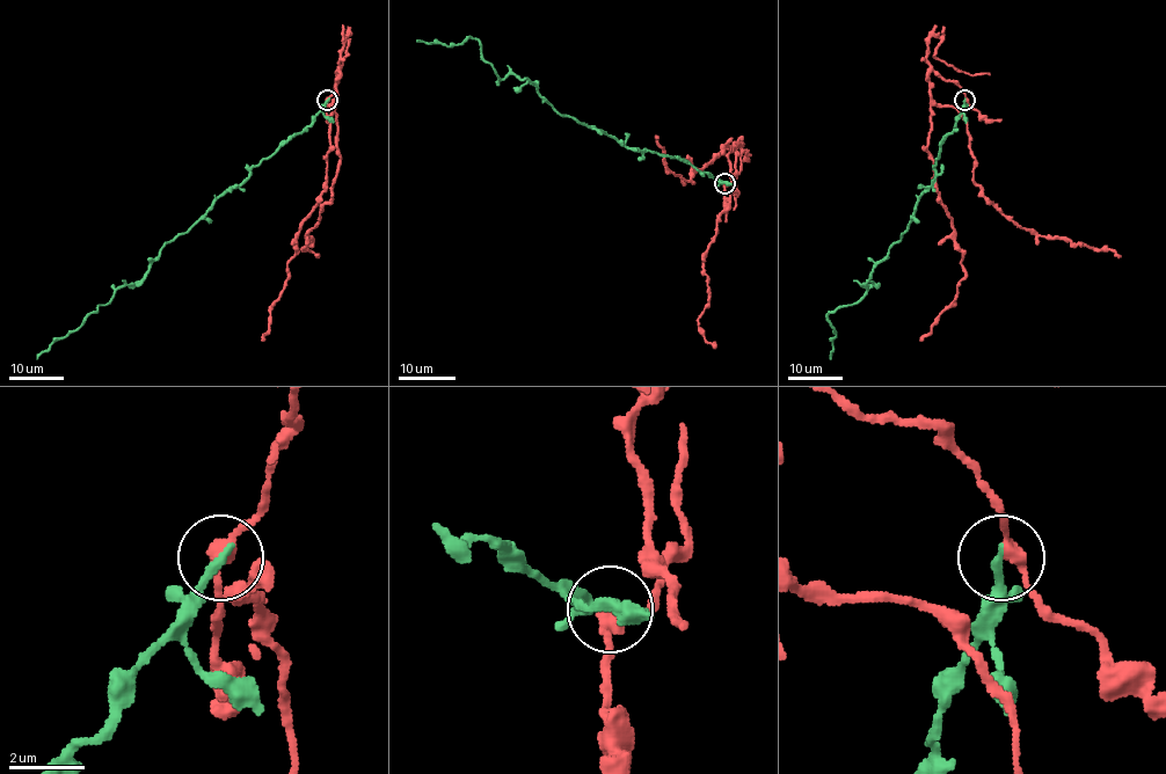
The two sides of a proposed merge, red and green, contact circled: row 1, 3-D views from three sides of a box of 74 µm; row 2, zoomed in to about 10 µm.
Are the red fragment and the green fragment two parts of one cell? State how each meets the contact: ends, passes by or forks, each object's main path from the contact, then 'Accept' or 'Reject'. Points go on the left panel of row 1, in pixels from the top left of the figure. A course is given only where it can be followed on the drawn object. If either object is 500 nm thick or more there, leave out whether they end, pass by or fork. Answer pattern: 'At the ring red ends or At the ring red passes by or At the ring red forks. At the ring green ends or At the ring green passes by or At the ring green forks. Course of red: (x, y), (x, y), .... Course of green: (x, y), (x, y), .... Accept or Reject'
At the ring red passes by. At the ring green ends. Course of red: (327, 101), (337, 71), (332, 103), (337, 125), (336, 177), (306, 234), (312, 243), (303, 249), (319, 257). Course of green: (327, 101), (301, 132), (160, 249), (139, 283), (123, 285), (37, 359). Reject

